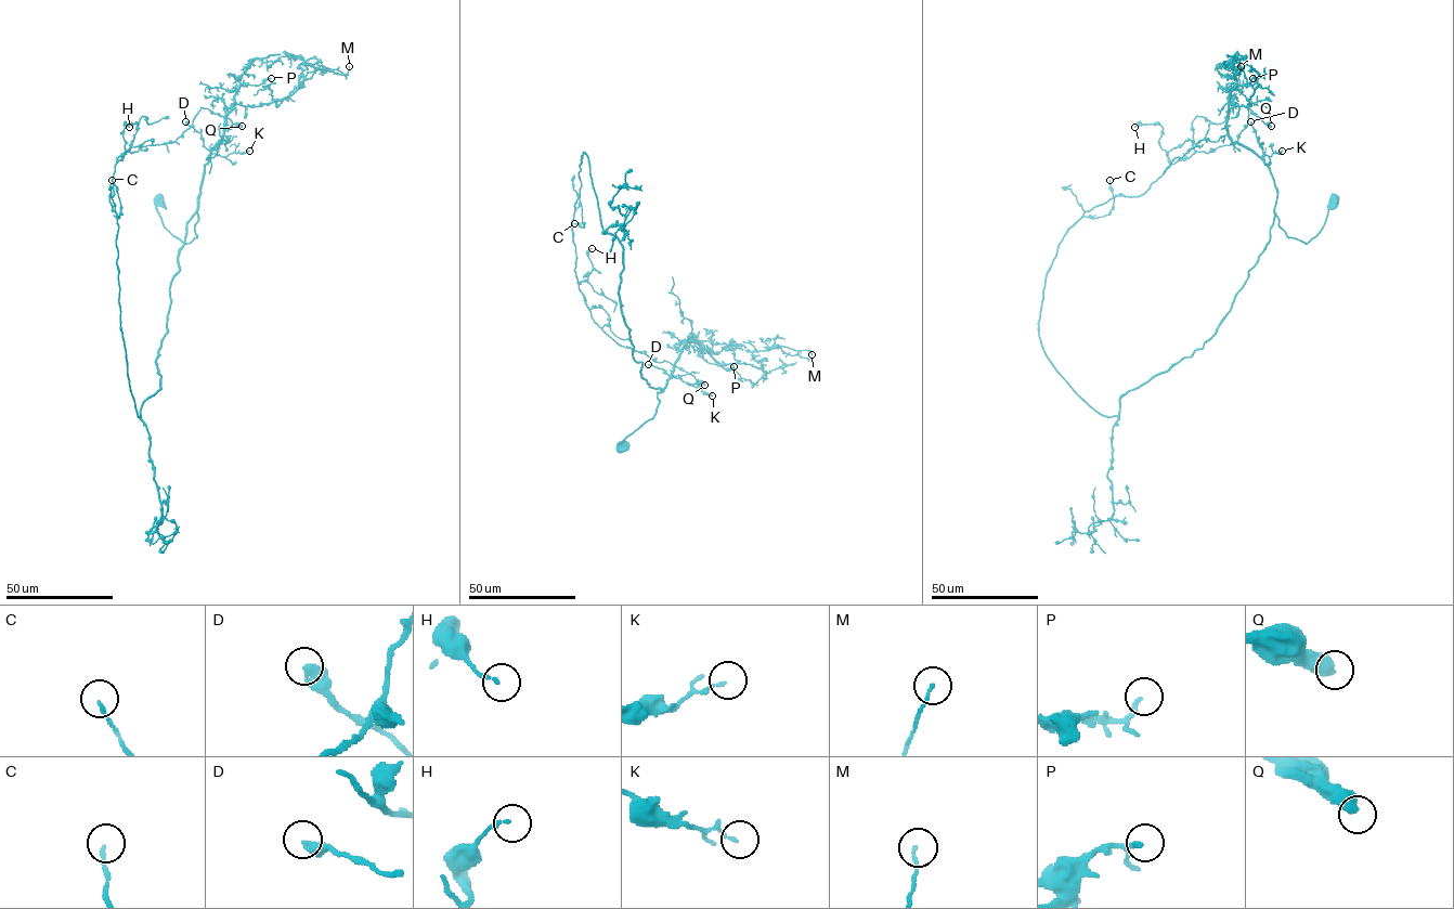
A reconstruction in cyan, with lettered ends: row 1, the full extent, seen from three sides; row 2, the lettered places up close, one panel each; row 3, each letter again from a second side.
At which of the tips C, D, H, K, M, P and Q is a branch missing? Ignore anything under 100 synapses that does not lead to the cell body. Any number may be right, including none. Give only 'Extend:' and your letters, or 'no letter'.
Extend: no letter

